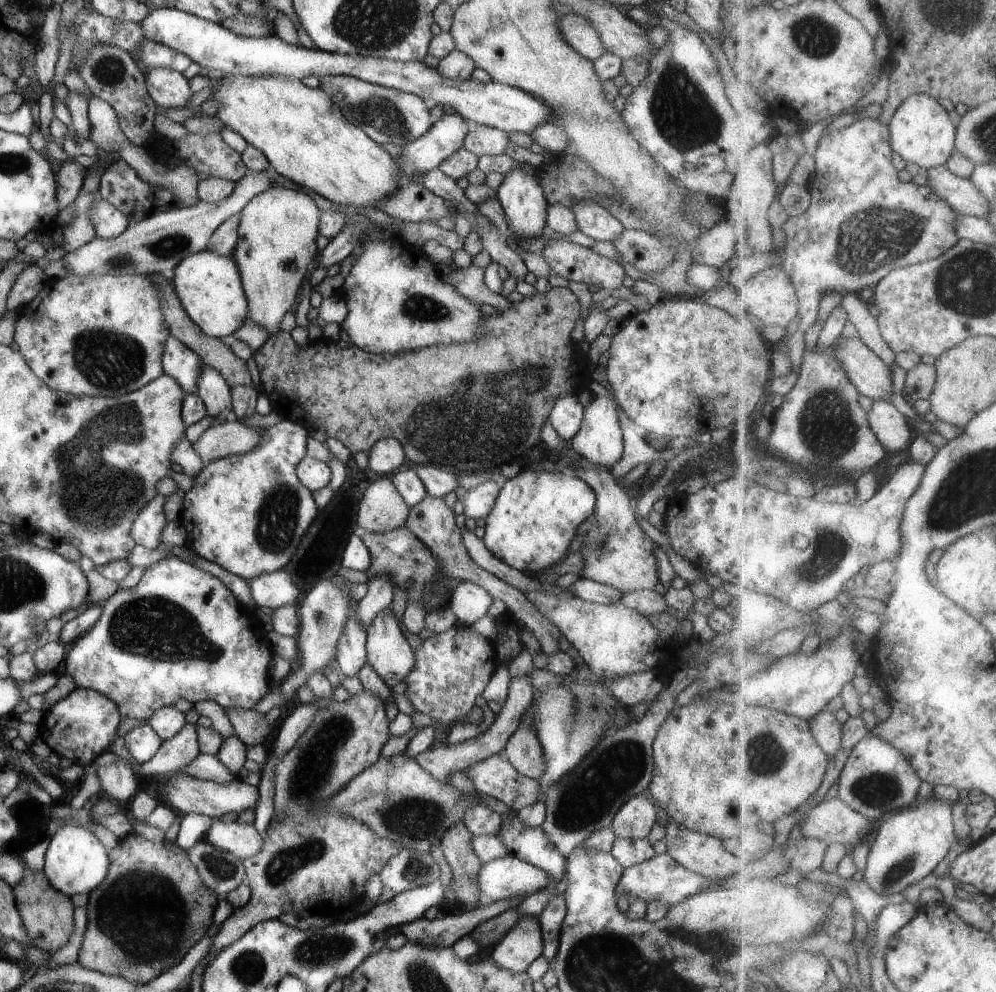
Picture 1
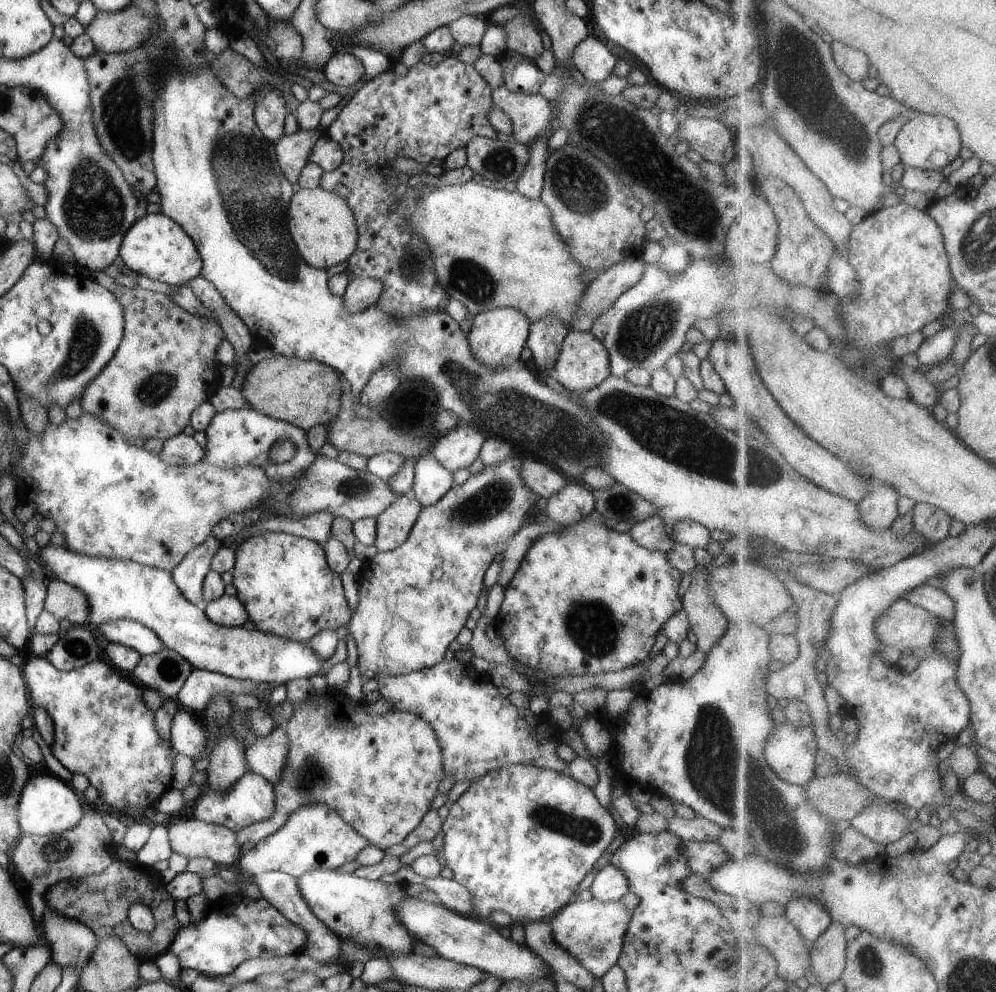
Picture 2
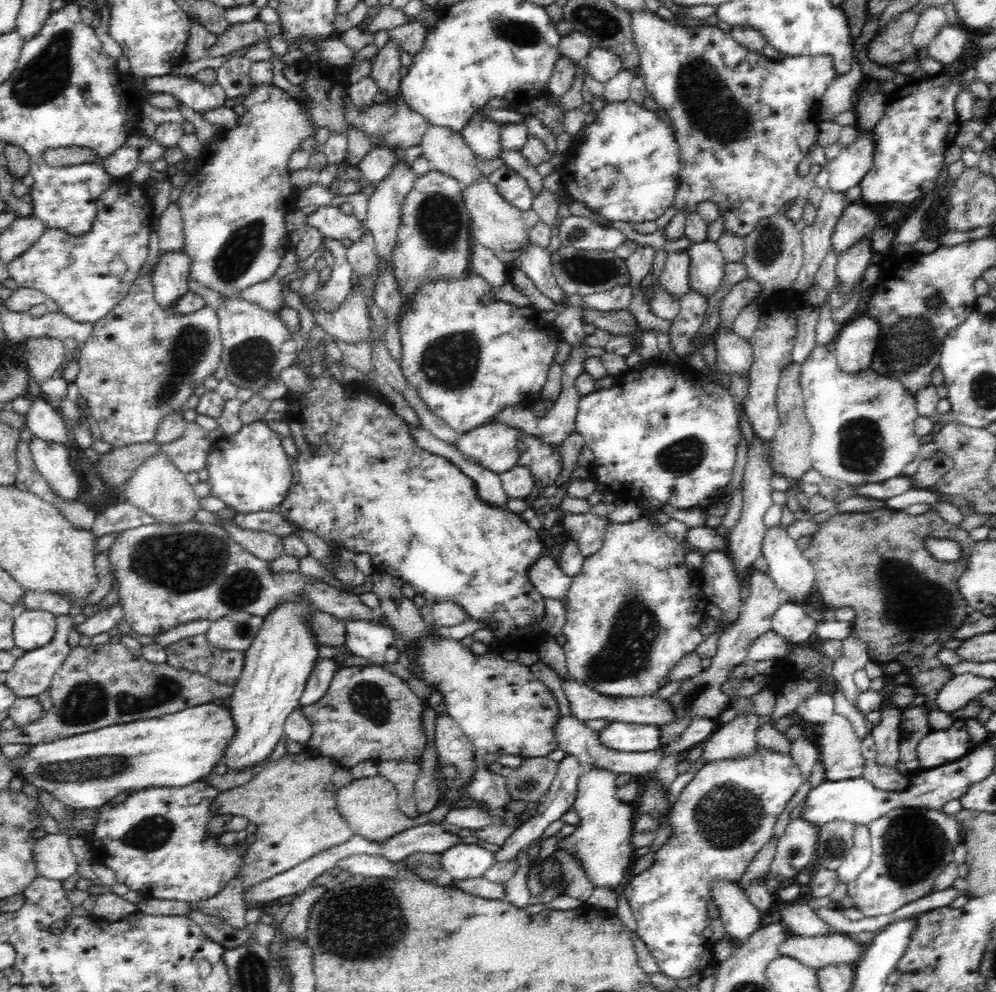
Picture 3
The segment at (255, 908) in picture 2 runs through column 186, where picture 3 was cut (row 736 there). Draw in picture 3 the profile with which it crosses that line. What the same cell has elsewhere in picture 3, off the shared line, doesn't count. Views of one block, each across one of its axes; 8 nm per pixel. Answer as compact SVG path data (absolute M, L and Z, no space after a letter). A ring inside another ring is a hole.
M954 721L946 730L932 730L917 746L920 769L938 768L966 756L975 746L970 743L967 725Z

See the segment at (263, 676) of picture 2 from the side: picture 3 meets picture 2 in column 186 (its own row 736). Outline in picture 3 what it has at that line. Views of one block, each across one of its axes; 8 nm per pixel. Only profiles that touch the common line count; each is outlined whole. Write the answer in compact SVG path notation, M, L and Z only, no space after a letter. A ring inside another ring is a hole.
M612 722L599 736L604 747L620 752L646 752L662 746L661 731L654 725Z

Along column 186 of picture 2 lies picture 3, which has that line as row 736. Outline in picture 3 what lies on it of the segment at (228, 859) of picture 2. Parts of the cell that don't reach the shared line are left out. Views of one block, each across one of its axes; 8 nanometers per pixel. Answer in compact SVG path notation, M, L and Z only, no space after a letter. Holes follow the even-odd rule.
M834 714L821 725L818 738L819 758L826 773L826 781L862 777L864 761L861 740L856 736L848 718Z

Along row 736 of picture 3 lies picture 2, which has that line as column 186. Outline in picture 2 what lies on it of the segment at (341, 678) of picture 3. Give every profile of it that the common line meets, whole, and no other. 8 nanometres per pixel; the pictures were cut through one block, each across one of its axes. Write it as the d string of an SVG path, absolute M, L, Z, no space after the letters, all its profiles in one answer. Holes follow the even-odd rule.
M118 286L115 298L123 306L123 337L114 356L102 372L84 389L80 404L83 410L129 438L168 440L182 433L191 424L194 409L208 401L213 393L212 375L216 375L218 363L214 355L218 344L225 339L219 322L212 317L199 317L186 312L165 293L137 287Z

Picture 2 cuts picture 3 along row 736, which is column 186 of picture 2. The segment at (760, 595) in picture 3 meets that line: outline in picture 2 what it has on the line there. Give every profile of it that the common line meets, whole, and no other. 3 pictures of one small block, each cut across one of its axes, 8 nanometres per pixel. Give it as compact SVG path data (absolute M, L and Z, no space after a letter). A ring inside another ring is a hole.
M163 647L162 650L152 655L142 655L140 664L132 670L132 682L143 690L153 689L160 693L164 700L176 698L176 694L180 692L184 682L188 680L193 667L180 654L174 650Z

